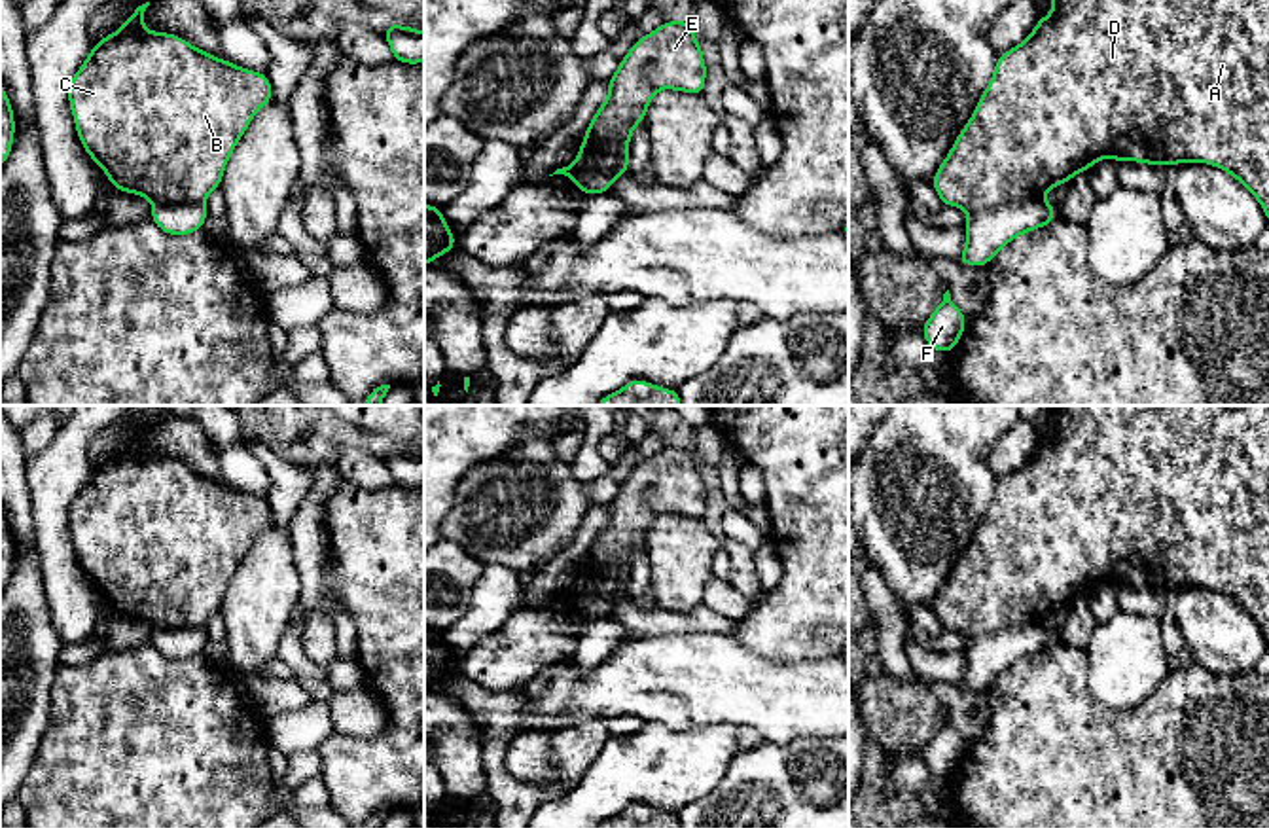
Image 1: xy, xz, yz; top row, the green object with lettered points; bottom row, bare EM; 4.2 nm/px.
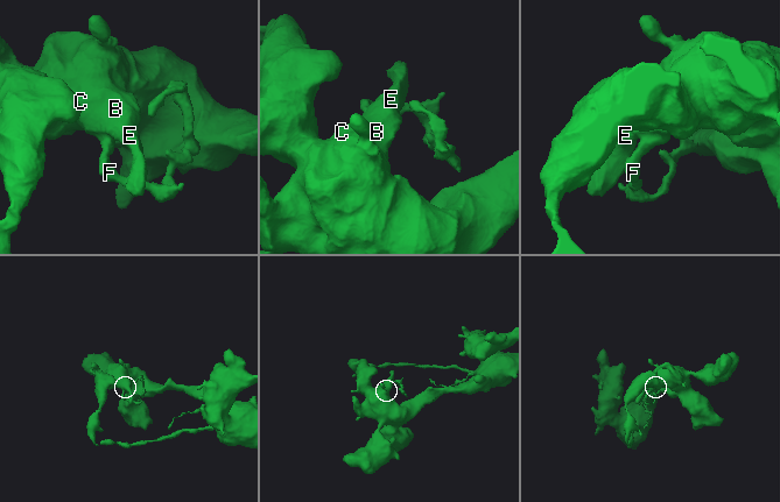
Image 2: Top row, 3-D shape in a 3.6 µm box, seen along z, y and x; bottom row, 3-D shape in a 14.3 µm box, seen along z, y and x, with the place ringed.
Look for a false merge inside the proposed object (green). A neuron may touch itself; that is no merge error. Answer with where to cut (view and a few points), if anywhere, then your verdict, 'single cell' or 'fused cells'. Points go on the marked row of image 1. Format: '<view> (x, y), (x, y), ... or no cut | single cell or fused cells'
no cut | single cell

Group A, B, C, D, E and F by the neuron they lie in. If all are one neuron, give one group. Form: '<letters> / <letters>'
A B C D E F

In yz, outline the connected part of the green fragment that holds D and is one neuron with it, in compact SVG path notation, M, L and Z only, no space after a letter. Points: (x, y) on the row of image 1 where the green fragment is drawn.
M1053 0L1053 9L1038 19L1030 36L998 55L994 74L970 121L960 129L949 155L932 178L943 207L960 207L968 212L966 246L956 261L985 267L1015 237L1055 224L1057 207L1044 201L1042 195L1070 182L1078 172L1087 172L1104 157L1116 163L1123 159L1150 163L1159 169L1188 161L1214 165L1237 178L1256 197L1269 220L1269 0Z

